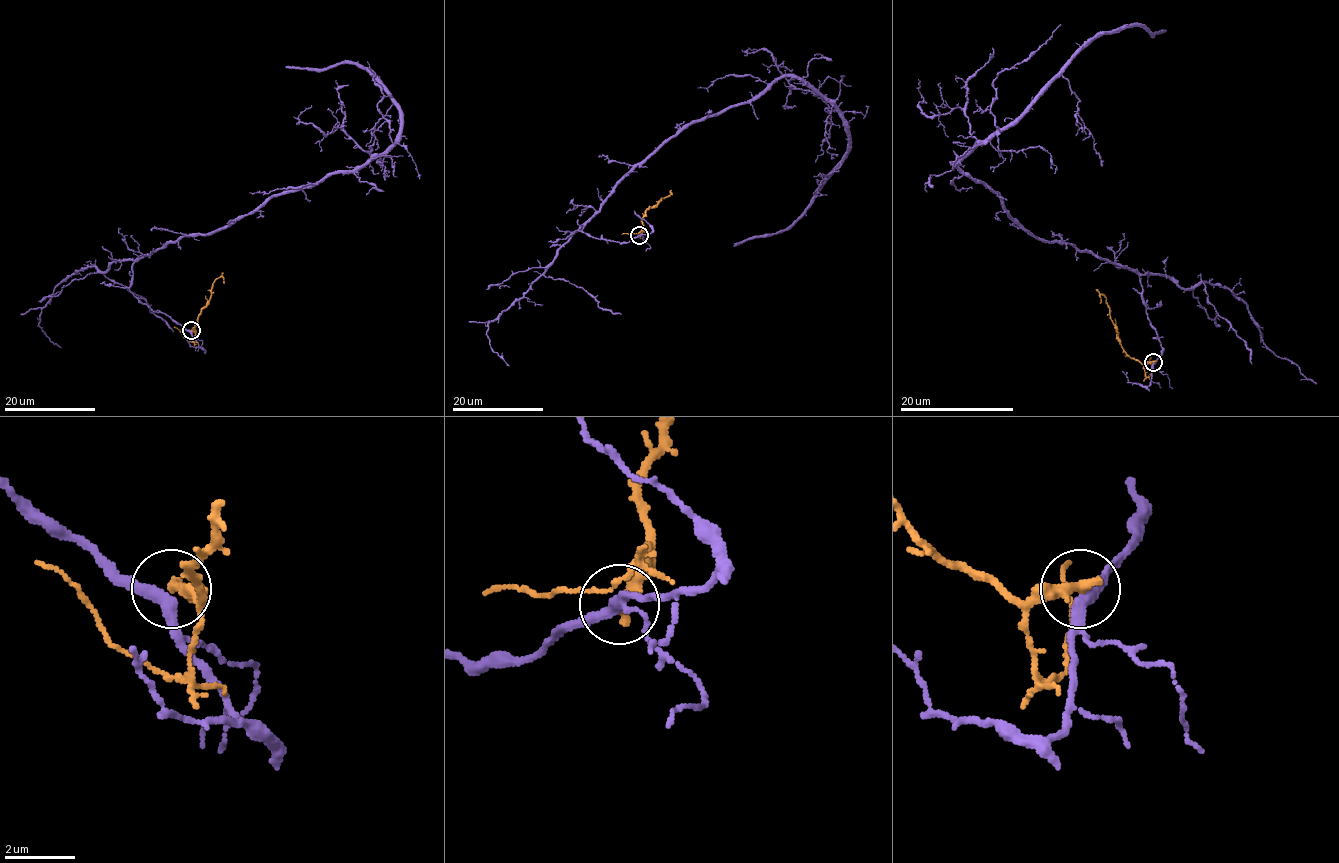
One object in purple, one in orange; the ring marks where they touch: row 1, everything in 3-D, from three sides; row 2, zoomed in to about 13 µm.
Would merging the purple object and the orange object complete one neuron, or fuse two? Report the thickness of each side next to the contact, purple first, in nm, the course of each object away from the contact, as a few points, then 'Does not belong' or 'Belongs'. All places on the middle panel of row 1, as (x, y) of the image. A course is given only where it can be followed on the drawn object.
Thickness 280 nm (purple) against 380 nm. Course of purple: (638, 235), (624, 242), (577, 230), (691, 124), (800, 77), (838, 113), (847, 155), (788, 226), (734, 246). Course of orange: (640, 235), (644, 213), (672, 193). Does not belong

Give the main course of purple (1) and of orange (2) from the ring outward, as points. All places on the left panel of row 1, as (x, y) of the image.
1: (190, 330), (129, 288), (137, 260), (364, 167), (396, 140), (399, 105), (364, 68), (286, 66)
2: (192, 330), (195, 332), (194, 326), (201, 309), (210, 299), (213, 283), (219, 277), (224, 283)

